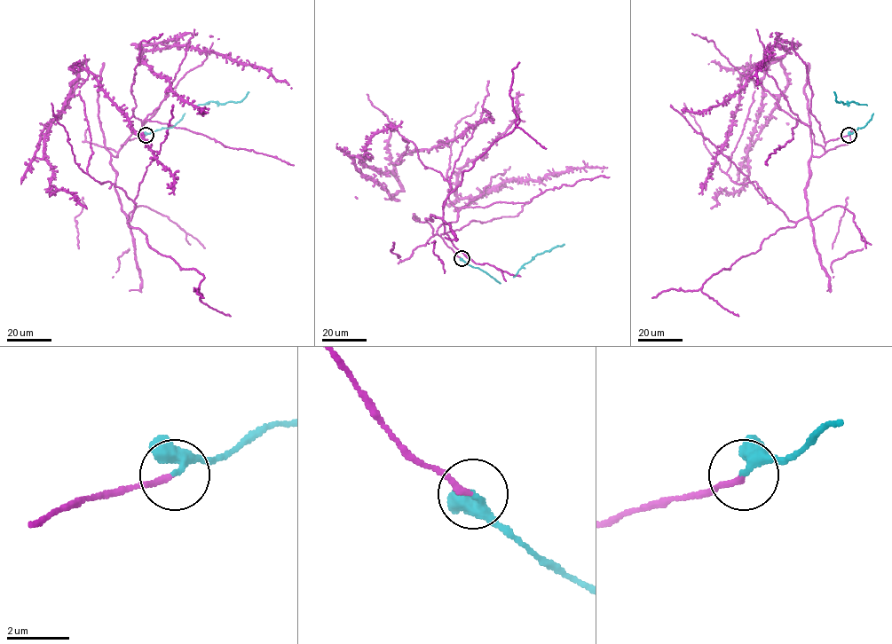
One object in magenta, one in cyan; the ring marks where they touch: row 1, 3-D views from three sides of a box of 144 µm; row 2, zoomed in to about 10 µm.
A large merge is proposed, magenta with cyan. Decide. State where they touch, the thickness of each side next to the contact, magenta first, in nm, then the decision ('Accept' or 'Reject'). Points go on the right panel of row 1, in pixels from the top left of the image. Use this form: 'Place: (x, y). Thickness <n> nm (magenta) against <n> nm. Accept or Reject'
Place: (848, 135). Thickness 190 nm (magenta) against 240 nm. Accept

